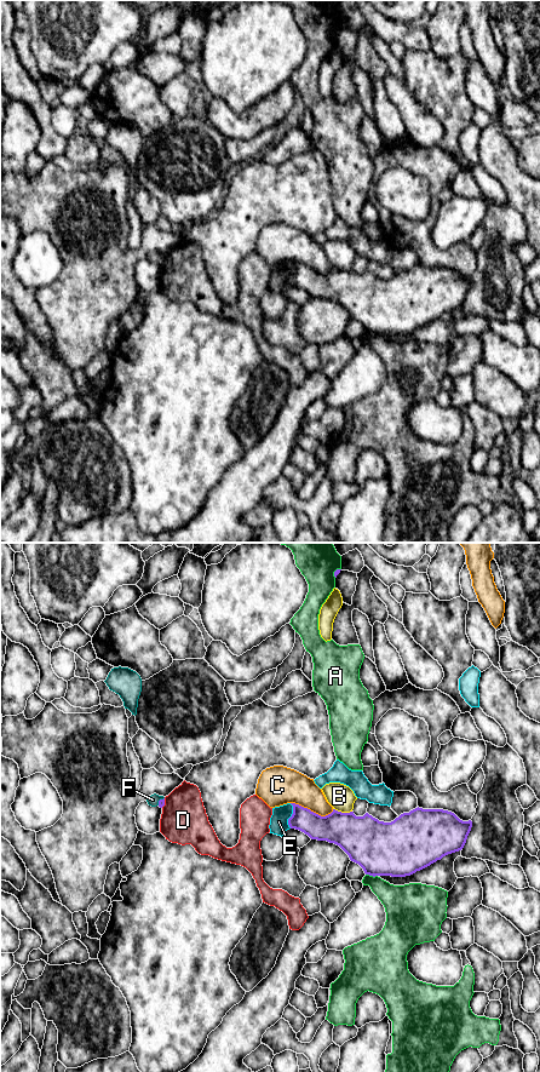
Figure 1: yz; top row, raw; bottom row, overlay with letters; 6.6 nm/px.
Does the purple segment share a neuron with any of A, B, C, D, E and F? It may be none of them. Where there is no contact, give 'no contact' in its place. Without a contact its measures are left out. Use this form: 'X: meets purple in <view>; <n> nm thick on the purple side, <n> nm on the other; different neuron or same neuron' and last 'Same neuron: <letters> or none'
A: meets purple in yz; 360 nm thick on the purple side, 200 nm on the other; different neuron
B: meets purple in yz; 320 nm thick on the purple side, 170 nm on the other; different neuron
C: meets purple in yz; 220 nm thick on the purple side, 240 nm on the other; different neuron
D: meets purple in yz; 50 nm thick on the purple side, 300 nm on the other; different neuron
E: meets purple in yz; 160 nm thick on the purple side, 130 nm on the other; different neuron
F: meets purple in yz; 50 nm thick on the purple side, 70 nm on the other; same neuron
Same neuron: F

